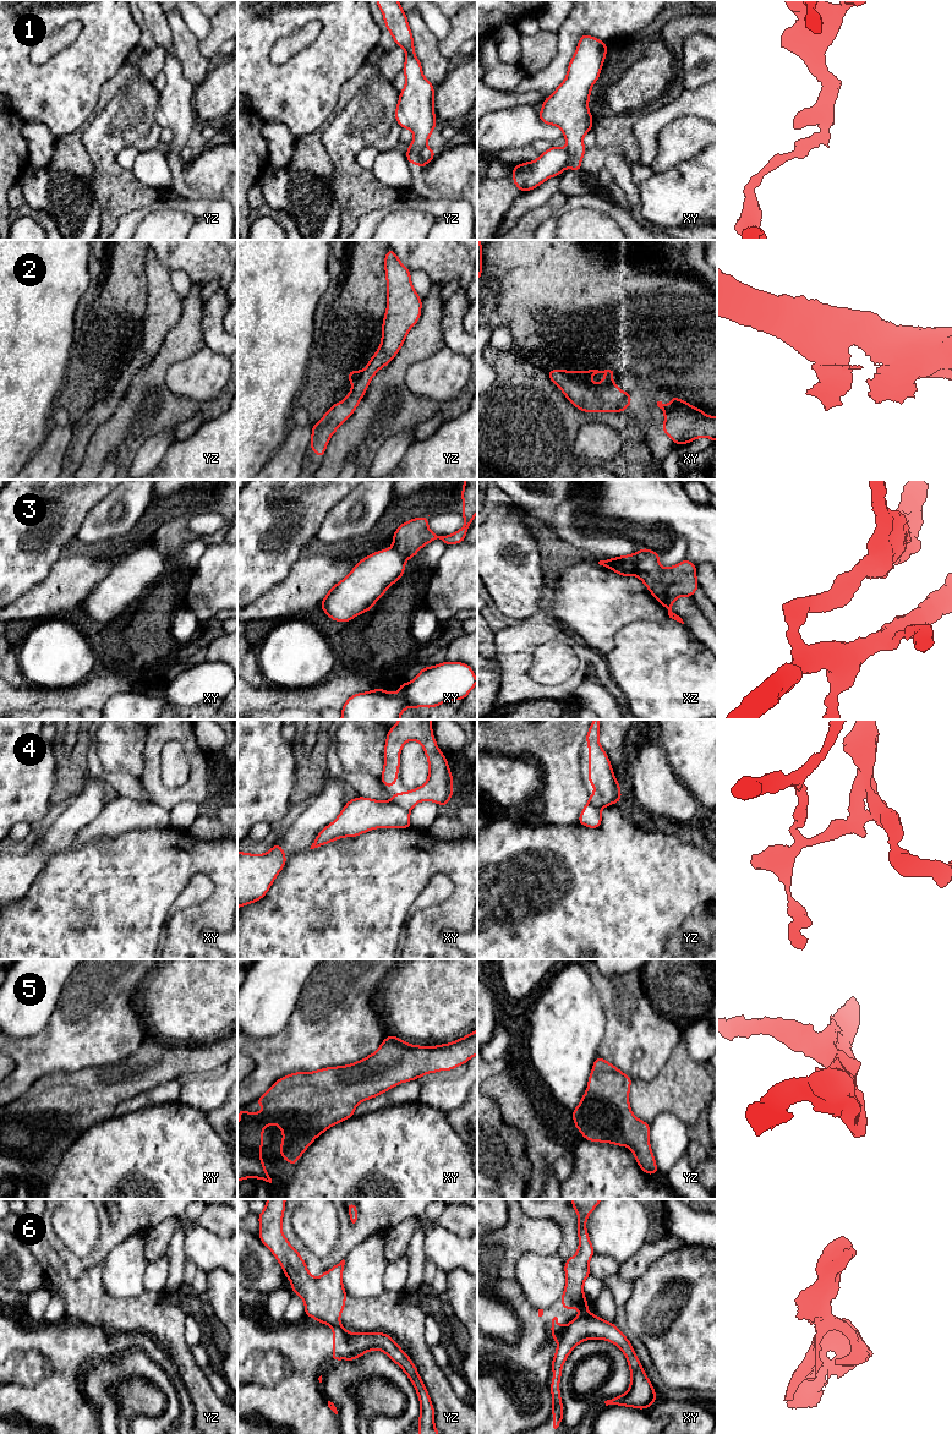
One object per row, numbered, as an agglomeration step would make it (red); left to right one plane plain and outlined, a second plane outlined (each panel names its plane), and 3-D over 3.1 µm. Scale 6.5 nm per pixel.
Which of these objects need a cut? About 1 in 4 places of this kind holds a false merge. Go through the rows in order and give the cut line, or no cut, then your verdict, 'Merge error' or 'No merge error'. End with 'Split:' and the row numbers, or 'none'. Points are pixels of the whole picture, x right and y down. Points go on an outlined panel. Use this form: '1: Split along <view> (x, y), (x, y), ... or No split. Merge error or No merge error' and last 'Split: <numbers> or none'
1: Split along xy (567, 147), (568, 163), (565, 165). Merge error
2: No split. No merge error
3: Split along xz (636, 553), (636, 570), (634, 574). Merge error
4: Split along xy (390, 802), (404, 806), (409, 811). Merge error
5: No split. No merge error
6: Split along xy (565, 1326), (558, 1341). Merge error
Split: 1, 3, 4, 6

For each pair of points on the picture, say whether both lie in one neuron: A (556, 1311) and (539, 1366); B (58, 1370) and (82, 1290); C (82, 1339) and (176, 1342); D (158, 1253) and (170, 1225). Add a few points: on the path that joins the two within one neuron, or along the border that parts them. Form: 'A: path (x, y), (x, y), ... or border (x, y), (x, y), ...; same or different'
A: path (542, 1323), (535, 1331), (535, 1352); same
B: border (63, 1320), (86, 1323), (92, 1328); different
C: border (129, 1331), (146, 1333), (174, 1363); different
D: path (158, 1246), (158, 1238), (163, 1232); same

